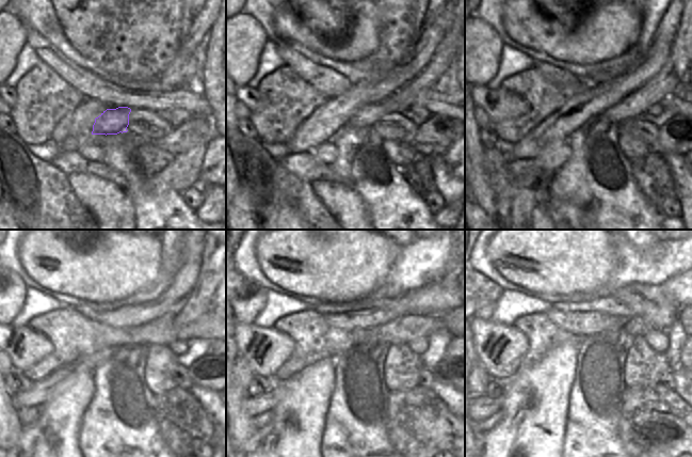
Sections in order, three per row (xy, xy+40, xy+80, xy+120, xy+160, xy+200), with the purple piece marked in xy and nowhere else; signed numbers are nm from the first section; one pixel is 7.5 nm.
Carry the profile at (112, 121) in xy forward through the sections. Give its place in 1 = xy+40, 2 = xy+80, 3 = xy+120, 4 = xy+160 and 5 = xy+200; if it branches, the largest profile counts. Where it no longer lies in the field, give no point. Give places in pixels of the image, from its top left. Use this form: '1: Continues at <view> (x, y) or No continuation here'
1: Continues at xy+40 (401, 99)
2: Continues at xy+80 (669, 80)
3: Continues at xy+120 (196, 319)
4: Continues at xy+160 (403, 330)
5: Continues at xy+200 (636, 326)

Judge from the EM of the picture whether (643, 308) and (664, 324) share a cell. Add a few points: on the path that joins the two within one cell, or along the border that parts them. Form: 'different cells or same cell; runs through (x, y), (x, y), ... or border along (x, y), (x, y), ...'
same cell; runs through (648, 308), (659, 318)

